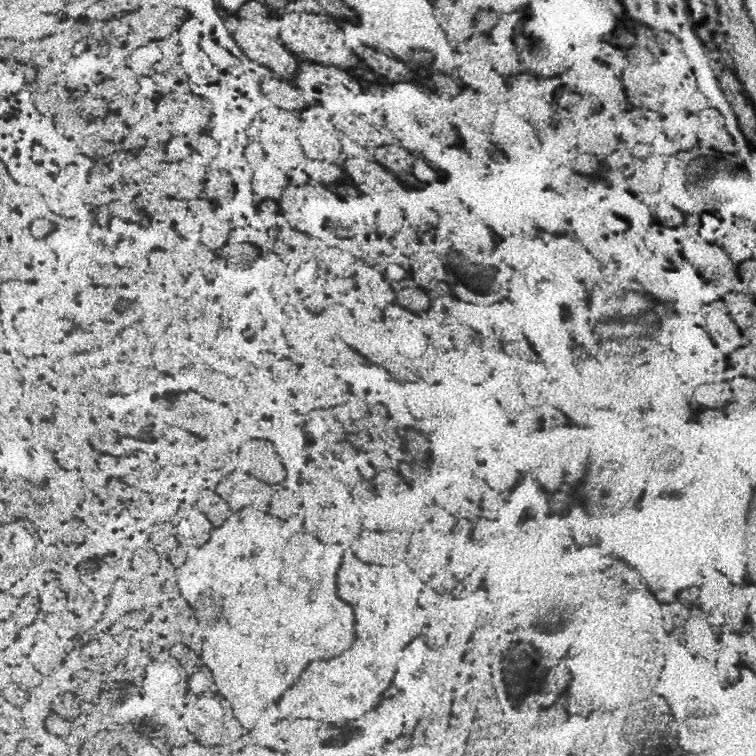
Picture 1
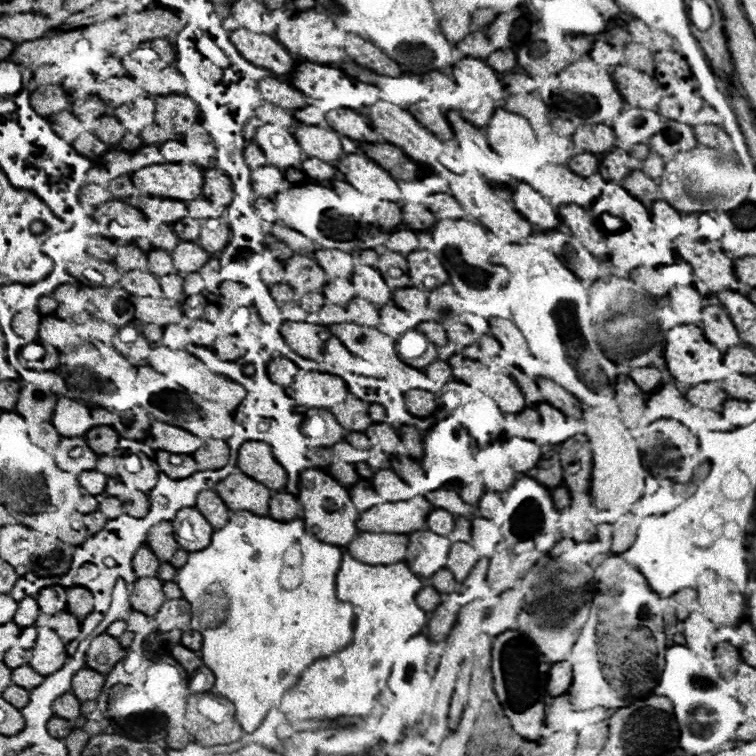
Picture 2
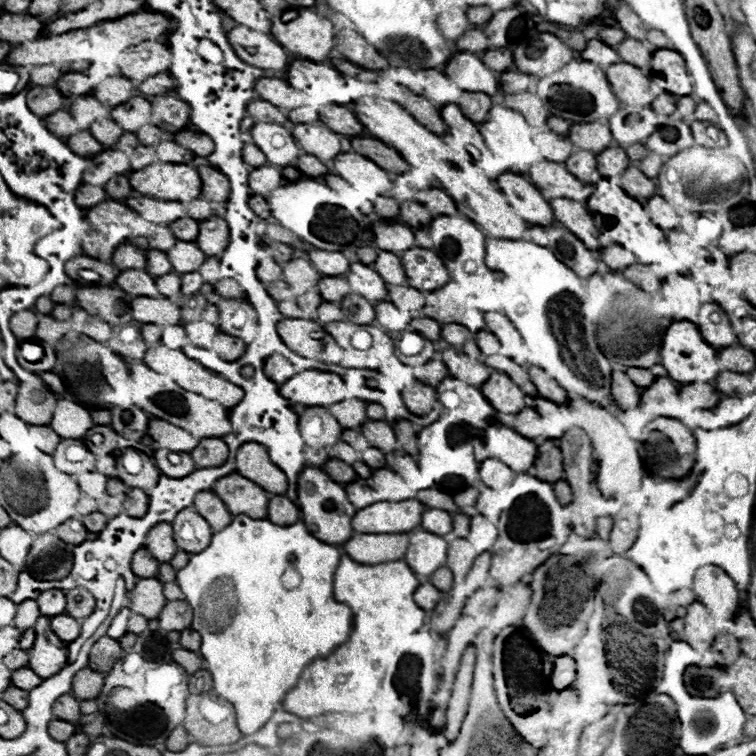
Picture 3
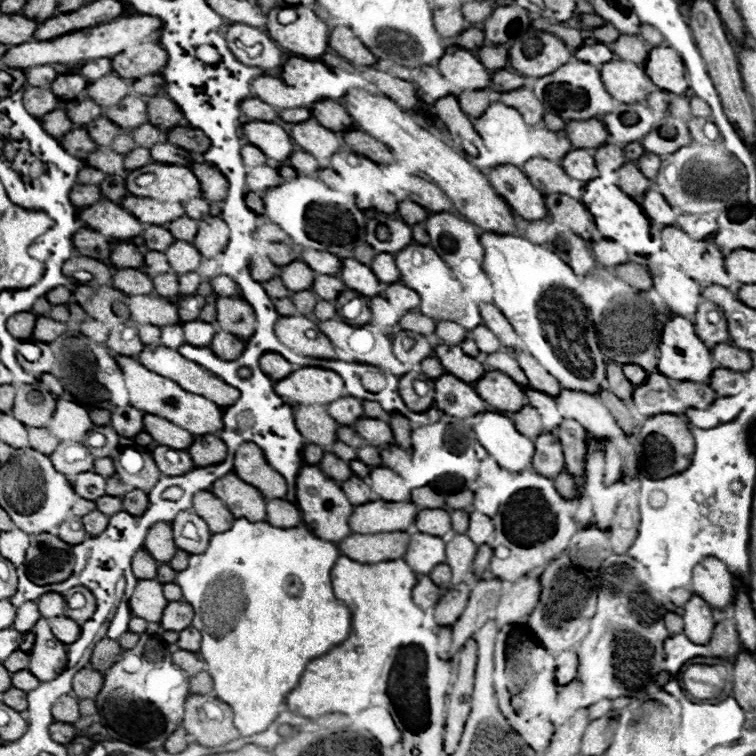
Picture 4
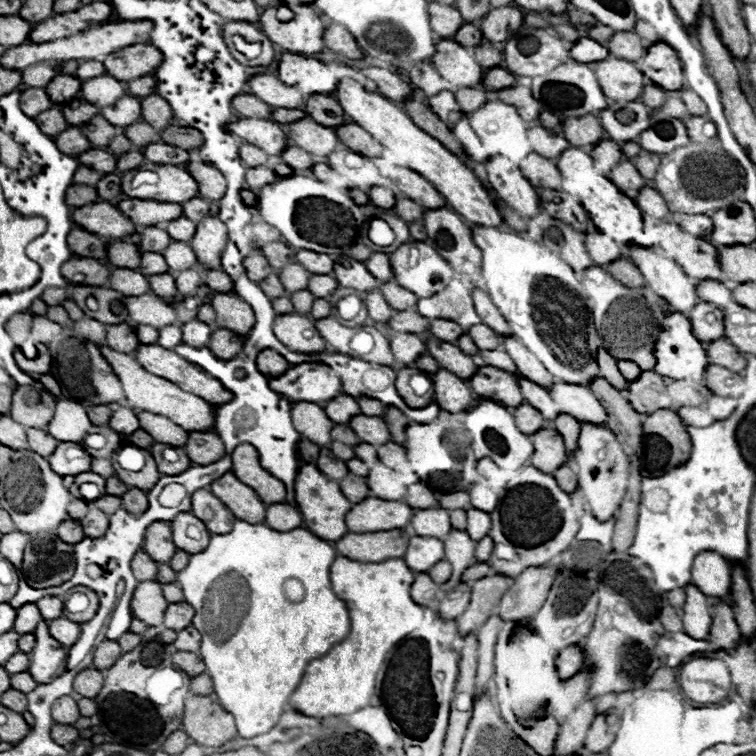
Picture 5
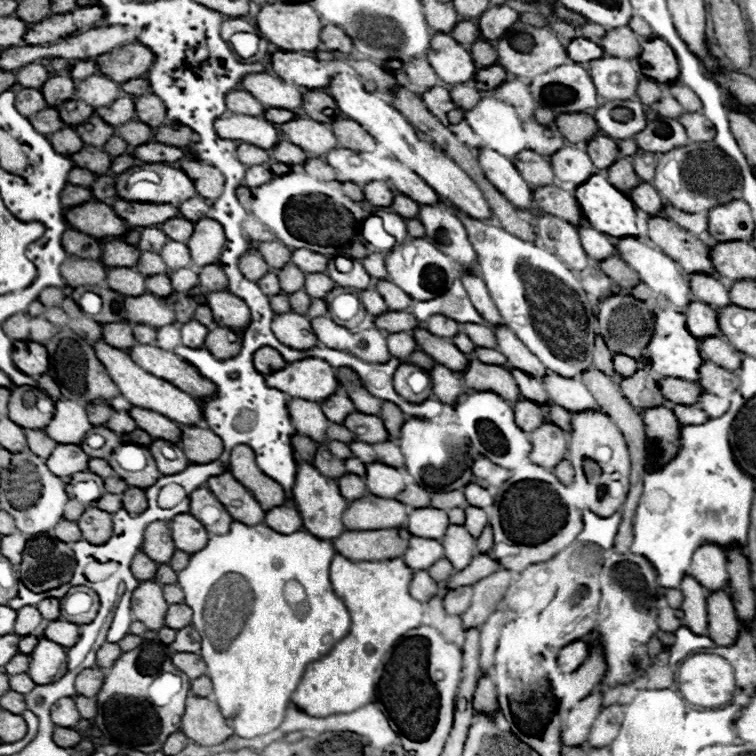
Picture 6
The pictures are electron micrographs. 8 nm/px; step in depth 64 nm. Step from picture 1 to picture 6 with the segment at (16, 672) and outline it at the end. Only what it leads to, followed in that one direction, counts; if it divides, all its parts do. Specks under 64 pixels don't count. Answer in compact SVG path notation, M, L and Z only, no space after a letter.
M16 674L10 676L10 690L20 690L20 694L28 694L36 684L28 674Z

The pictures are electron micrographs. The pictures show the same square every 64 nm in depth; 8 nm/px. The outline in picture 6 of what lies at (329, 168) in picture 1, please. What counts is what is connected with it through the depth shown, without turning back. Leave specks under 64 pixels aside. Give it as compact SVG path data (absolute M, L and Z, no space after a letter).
M286 138L278 140L278 144L272 148L272 156L282 164L304 164L306 160L306 152L288 142Z

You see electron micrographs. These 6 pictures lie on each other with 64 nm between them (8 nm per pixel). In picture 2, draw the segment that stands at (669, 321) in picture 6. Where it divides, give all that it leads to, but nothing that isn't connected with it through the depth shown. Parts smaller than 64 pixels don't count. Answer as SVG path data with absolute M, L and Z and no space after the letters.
M680 324L666 332L664 360L676 382L692 386L716 372L720 366L720 352L706 342L698 326Z

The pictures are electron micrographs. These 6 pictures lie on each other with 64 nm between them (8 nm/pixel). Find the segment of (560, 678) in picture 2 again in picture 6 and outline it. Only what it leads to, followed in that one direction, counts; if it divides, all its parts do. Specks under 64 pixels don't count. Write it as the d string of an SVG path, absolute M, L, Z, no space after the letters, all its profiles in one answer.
M576 640L572 644L568 644L564 650L564 670L566 672L574 672L588 656L588 644L582 640Z

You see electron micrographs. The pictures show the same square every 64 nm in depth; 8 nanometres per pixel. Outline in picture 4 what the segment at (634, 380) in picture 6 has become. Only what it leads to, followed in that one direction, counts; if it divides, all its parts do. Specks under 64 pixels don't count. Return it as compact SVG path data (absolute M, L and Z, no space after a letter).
M648 374L642 384L634 386L632 402L644 416L654 416L662 412L682 412L682 404L672 396L672 386L662 374Z

